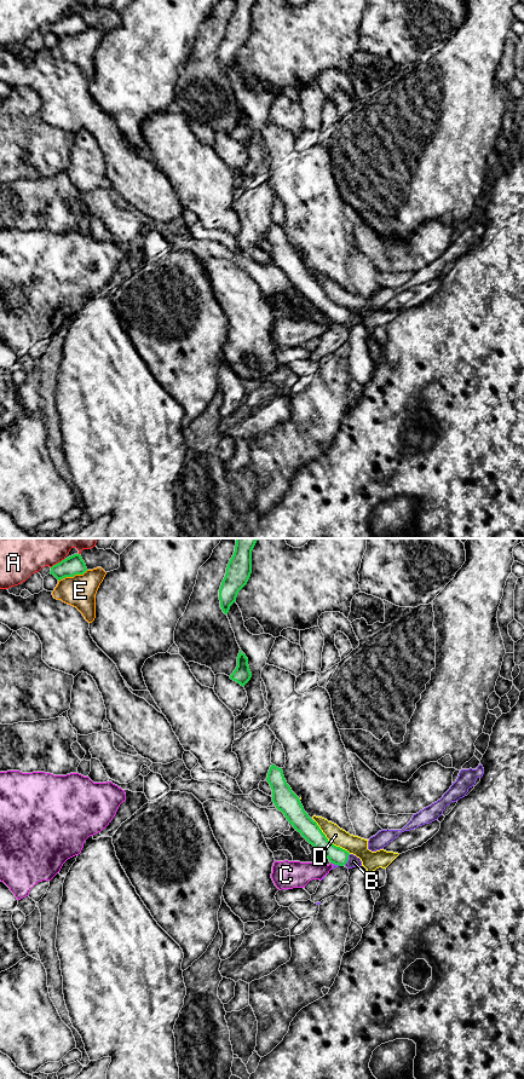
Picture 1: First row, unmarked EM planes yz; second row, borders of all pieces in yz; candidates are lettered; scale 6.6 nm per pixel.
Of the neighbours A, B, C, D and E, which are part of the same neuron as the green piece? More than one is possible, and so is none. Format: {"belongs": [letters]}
{"belongs": []}

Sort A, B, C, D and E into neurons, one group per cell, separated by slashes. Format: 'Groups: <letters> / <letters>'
Groups: A / B / C / D / E

